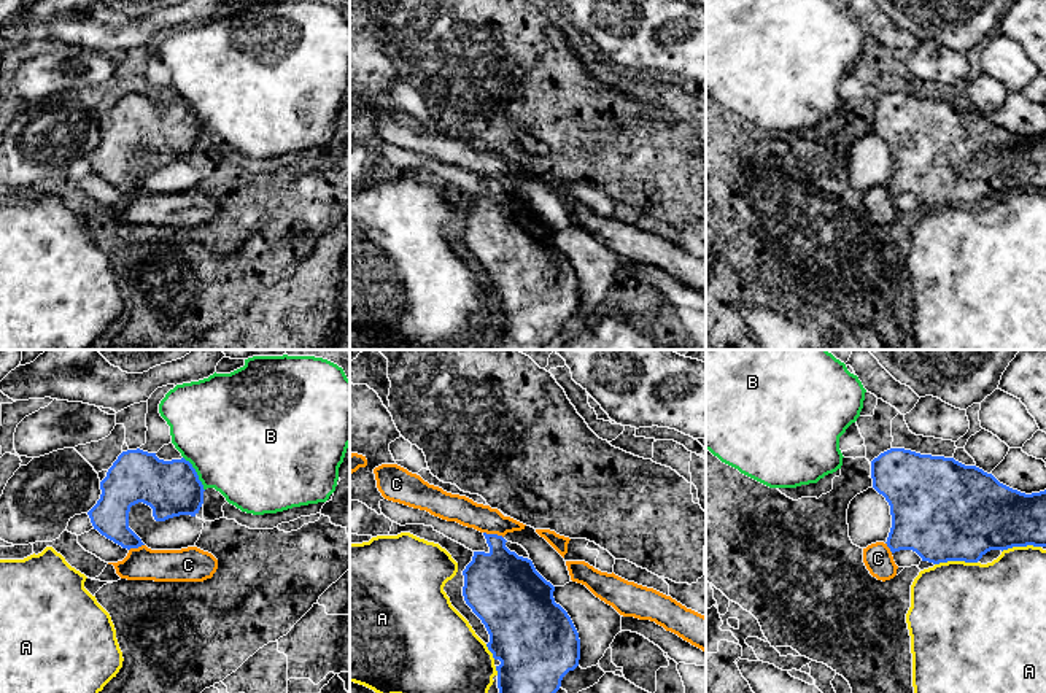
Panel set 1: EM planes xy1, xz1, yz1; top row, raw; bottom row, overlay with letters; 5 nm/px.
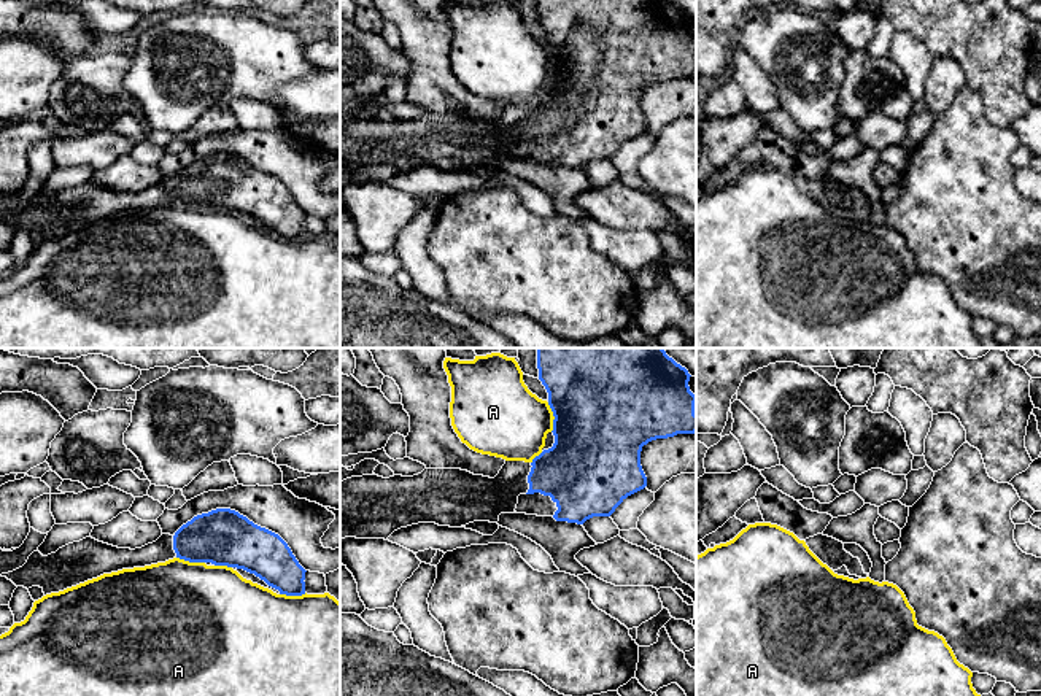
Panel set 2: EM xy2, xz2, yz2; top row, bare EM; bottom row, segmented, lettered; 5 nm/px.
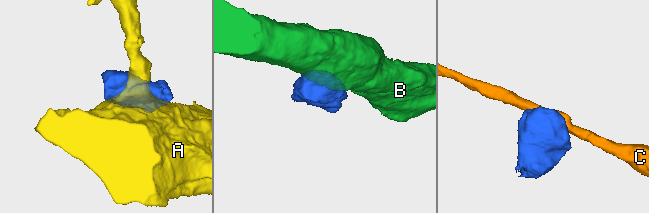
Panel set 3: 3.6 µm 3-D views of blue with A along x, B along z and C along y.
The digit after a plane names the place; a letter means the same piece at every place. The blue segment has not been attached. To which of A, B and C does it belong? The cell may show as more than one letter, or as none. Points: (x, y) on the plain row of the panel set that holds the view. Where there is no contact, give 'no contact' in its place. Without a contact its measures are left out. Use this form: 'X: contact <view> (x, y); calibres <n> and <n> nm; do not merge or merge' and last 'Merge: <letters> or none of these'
A: contact yz1 (956, 204); calibres 500 and 480 nm; do not merge
B: contact xy1 (196, 118); calibres 280 and 480 nm; do not merge
C: contact xz1 (493, 178); calibres 340 and 140 nm; do not merge
Merge: none of these

